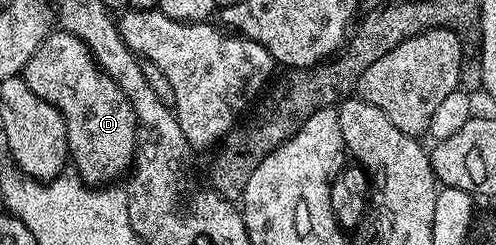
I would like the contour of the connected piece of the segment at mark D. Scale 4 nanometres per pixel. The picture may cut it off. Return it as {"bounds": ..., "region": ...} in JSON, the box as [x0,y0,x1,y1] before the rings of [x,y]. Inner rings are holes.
{"bounds":[21,30,137,186],"region":[[[62,30],[52,31],[50,36],[37,46],[33,58],[24,66],[21,73],[23,81],[37,94],[37,98],[45,98],[61,115],[67,127],[67,150],[73,161],[74,171],[87,184],[92,186],[107,186],[118,176],[126,177],[135,159],[135,137],[137,125],[135,122],[135,111],[129,102],[129,98],[104,74],[102,68],[95,63],[91,51],[71,32]]]}

